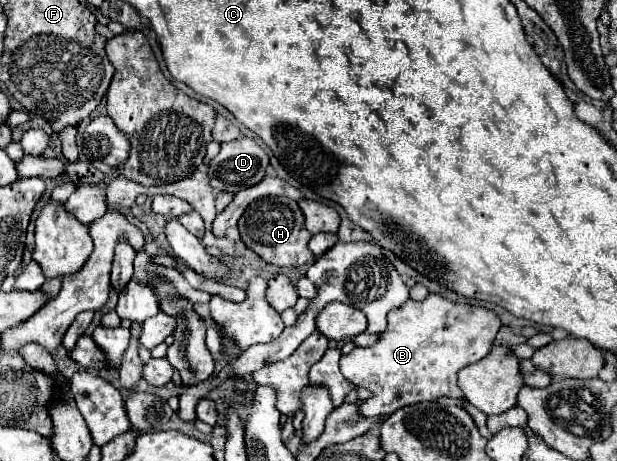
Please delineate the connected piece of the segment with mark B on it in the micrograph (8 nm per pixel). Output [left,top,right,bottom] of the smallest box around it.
[341,294,501,418]

